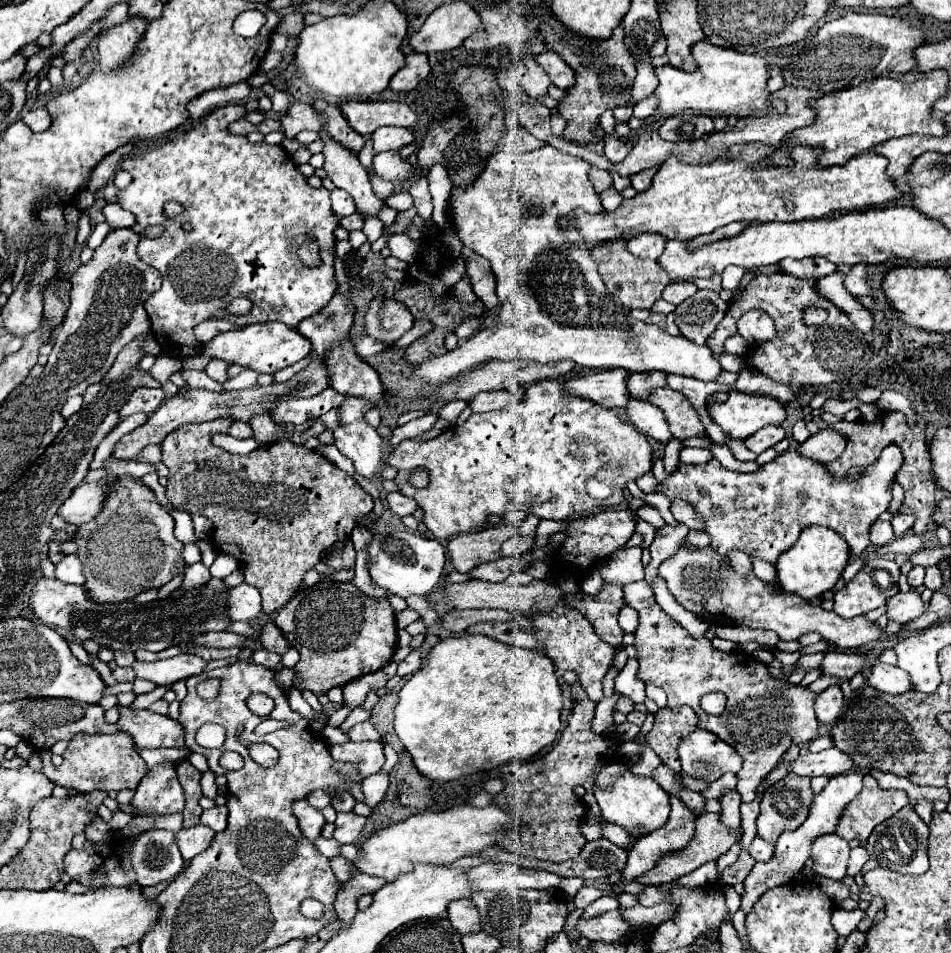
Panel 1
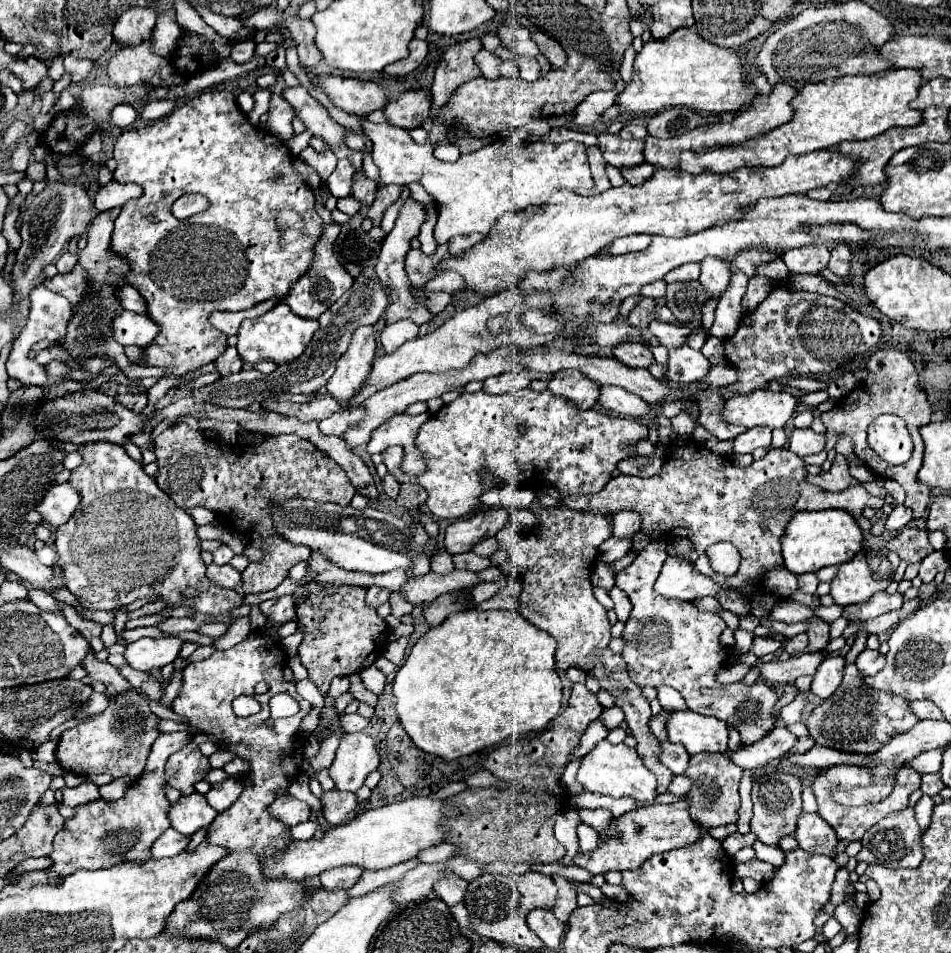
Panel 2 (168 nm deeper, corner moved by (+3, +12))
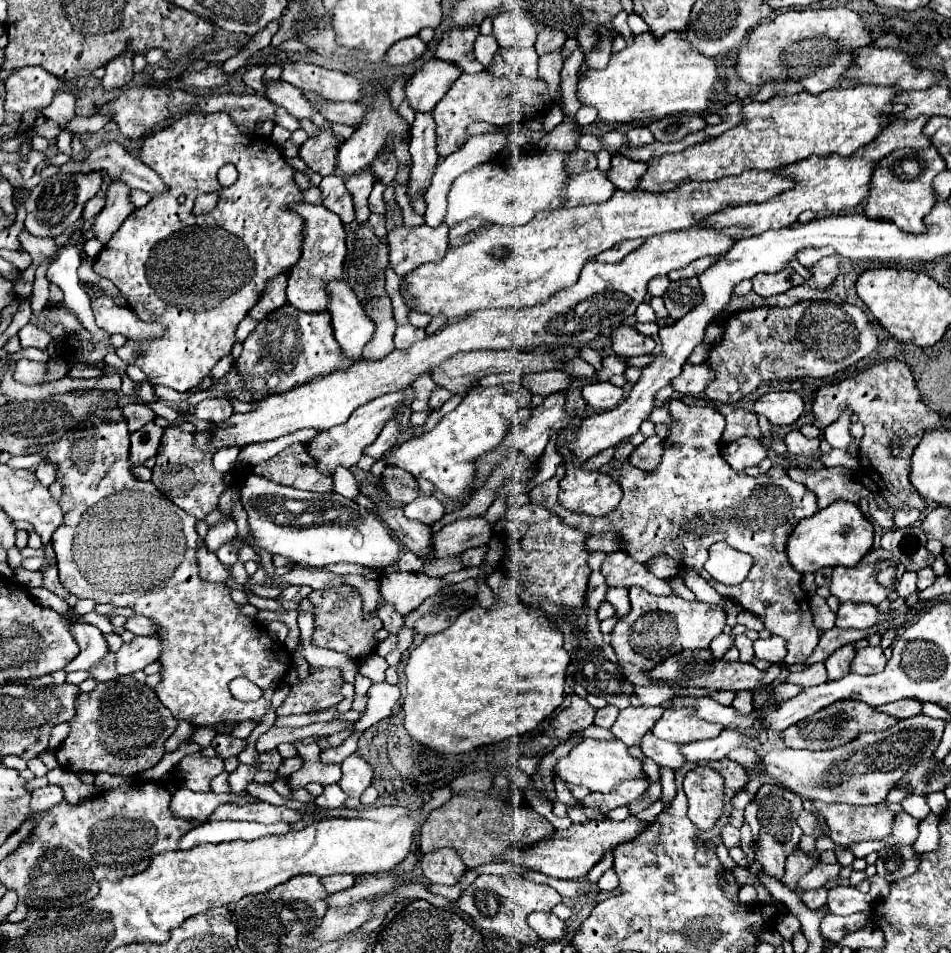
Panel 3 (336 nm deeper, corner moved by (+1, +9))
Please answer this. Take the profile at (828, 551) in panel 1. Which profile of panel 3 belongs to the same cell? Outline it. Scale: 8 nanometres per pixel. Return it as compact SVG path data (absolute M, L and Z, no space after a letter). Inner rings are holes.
M836 501L816 515L802 519L792 535L788 537L788 561L798 573L816 573L822 567L854 567L872 547L874 529L872 523L862 515L858 505L850 501Z

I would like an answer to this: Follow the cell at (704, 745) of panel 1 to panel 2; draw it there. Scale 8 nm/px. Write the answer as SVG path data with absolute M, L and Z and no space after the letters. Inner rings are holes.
M692 710L672 712L666 720L666 732L668 740L684 744L688 754L724 752L728 746L726 722Z

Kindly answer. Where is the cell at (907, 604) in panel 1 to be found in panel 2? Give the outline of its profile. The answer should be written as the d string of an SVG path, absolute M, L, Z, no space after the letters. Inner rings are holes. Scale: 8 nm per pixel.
M880 592L858 606L846 606L842 614L846 620L868 620L868 618L876 618L880 614L898 610L900 606L902 606L902 594L896 592L890 596L886 592Z

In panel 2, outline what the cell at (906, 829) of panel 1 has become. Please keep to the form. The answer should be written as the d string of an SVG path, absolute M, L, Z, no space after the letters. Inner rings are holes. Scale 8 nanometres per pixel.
M908 806L902 812L890 814L876 826L872 826L866 836L862 838L862 850L858 854L860 862L868 864L880 864L886 868L916 868L924 858L922 852L922 840L920 840L920 828L914 818L914 810Z

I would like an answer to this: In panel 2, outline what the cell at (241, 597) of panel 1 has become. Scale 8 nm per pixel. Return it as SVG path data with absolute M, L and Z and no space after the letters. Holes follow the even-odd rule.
M210 564L206 570L206 576L222 588L236 588L242 582L242 574L238 570L234 570L230 564L226 564L226 566Z

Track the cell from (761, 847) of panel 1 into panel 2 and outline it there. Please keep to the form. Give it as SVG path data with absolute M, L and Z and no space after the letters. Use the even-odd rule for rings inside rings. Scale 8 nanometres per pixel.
M734 832L734 834L730 834L730 836L726 836L726 838L722 840L722 846L724 846L724 850L726 850L728 856L734 856L740 848L752 846L754 842L756 842L756 834L754 834L754 832L748 832L748 834L738 834L738 832Z

